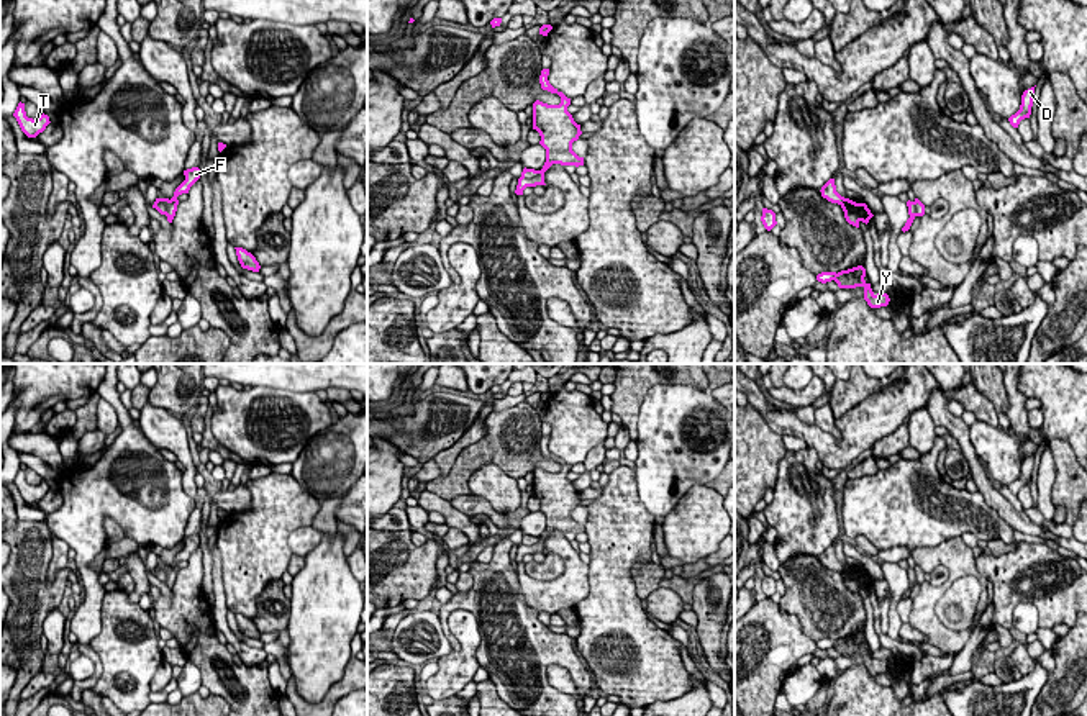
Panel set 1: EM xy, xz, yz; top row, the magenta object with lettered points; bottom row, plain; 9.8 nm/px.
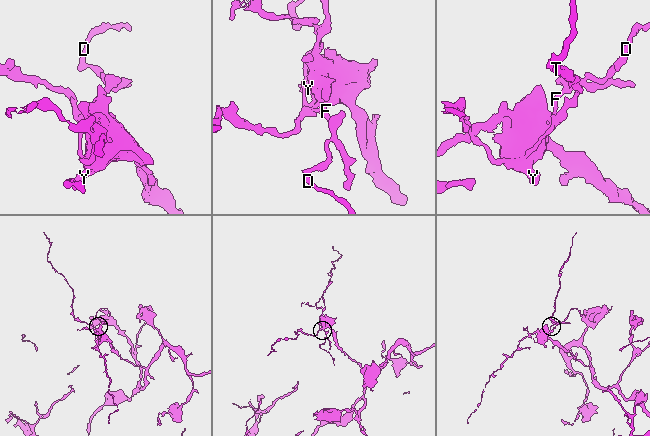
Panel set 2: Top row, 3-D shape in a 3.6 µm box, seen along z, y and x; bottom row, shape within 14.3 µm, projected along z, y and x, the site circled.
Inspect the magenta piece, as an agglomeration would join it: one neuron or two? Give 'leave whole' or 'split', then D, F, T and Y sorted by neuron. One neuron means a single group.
split; D F / T Y

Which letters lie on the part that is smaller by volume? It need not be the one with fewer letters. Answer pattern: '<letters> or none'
D, F

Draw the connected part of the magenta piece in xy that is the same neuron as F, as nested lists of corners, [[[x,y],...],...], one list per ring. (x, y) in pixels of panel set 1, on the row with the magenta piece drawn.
[[[192,167],[184,170],[185,180],[175,188],[174,197],[171,198],[172,203],[179,205],[177,197],[182,193],[189,193],[190,187],[200,179],[200,169]]]

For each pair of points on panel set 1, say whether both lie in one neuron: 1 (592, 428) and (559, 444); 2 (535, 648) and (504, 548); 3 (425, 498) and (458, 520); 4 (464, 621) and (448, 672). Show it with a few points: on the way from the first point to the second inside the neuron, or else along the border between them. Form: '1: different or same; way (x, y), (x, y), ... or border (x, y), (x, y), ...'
1: same; way (584, 428), (579, 428), (568, 439)
2: same; way (517, 623), (513, 593), (502, 582), (502, 572)
3: same; way (433, 502), (450, 513)
4: same; way (466, 634), (466, 654), (461, 659)

